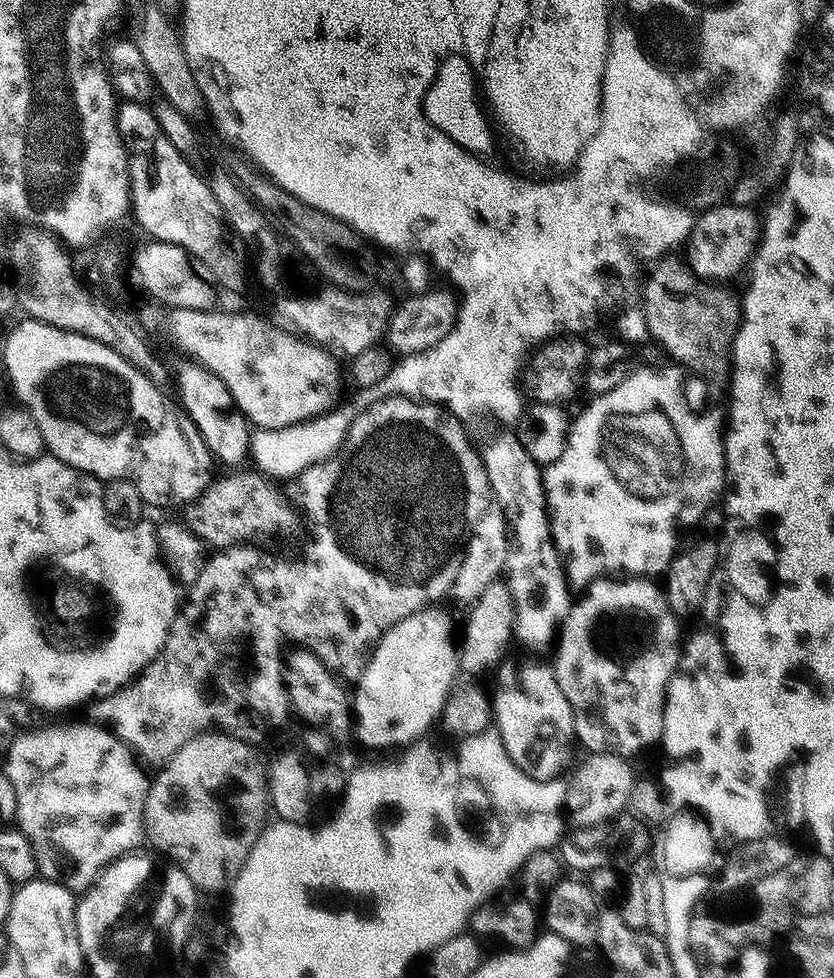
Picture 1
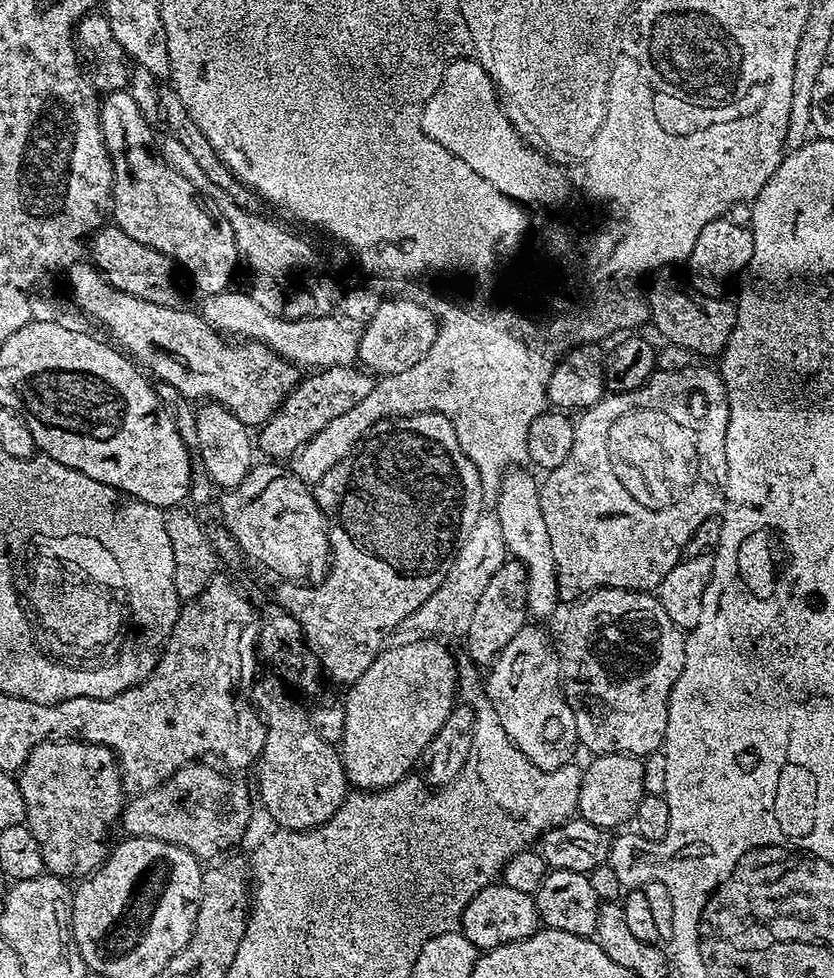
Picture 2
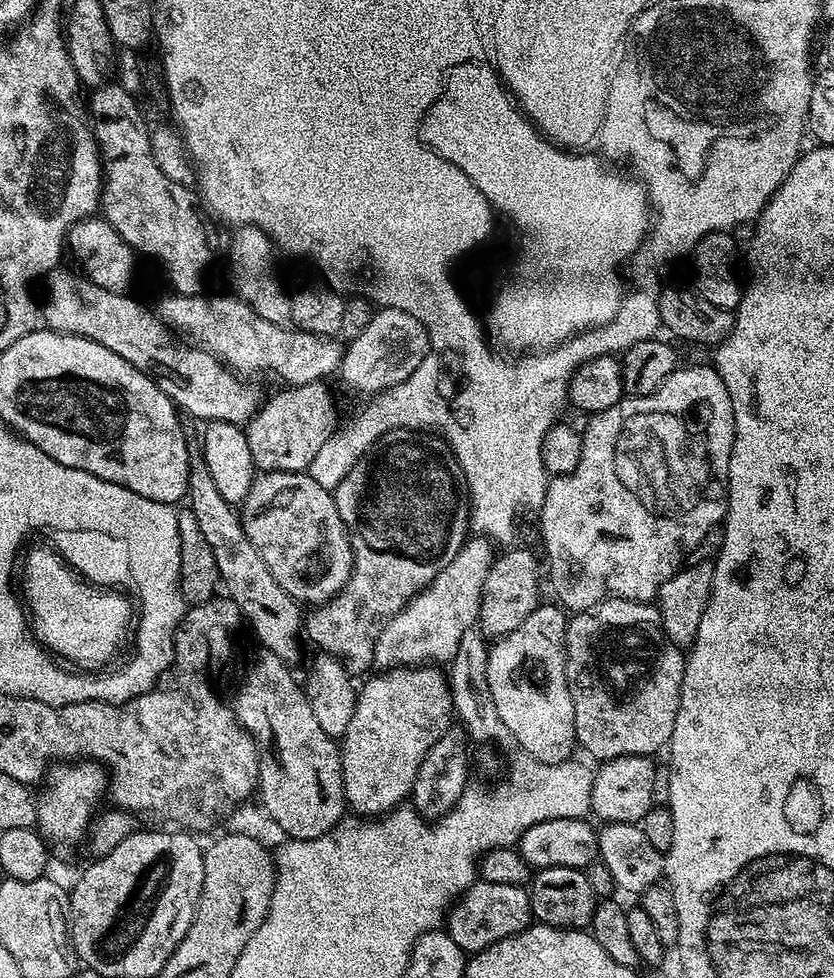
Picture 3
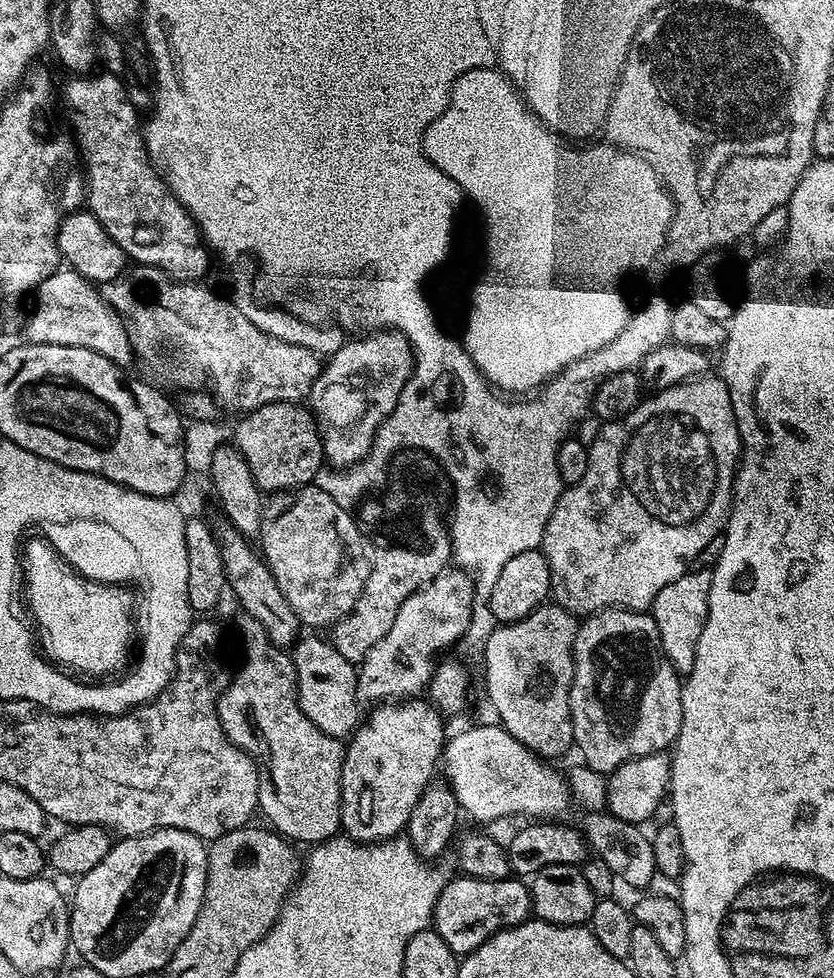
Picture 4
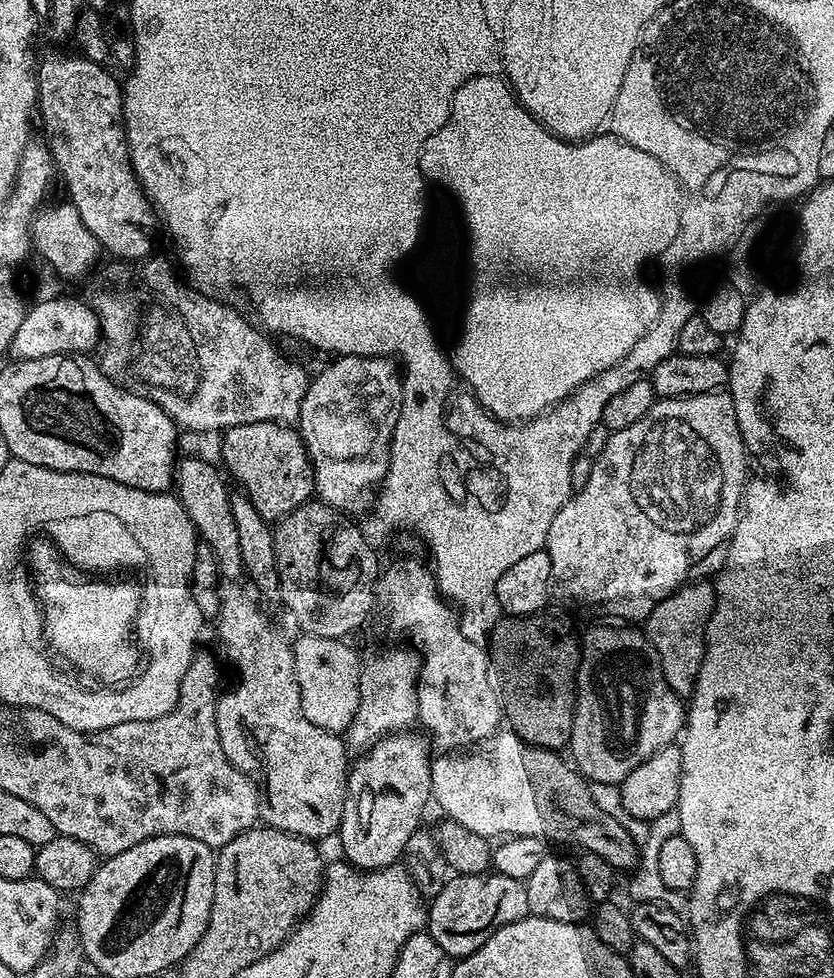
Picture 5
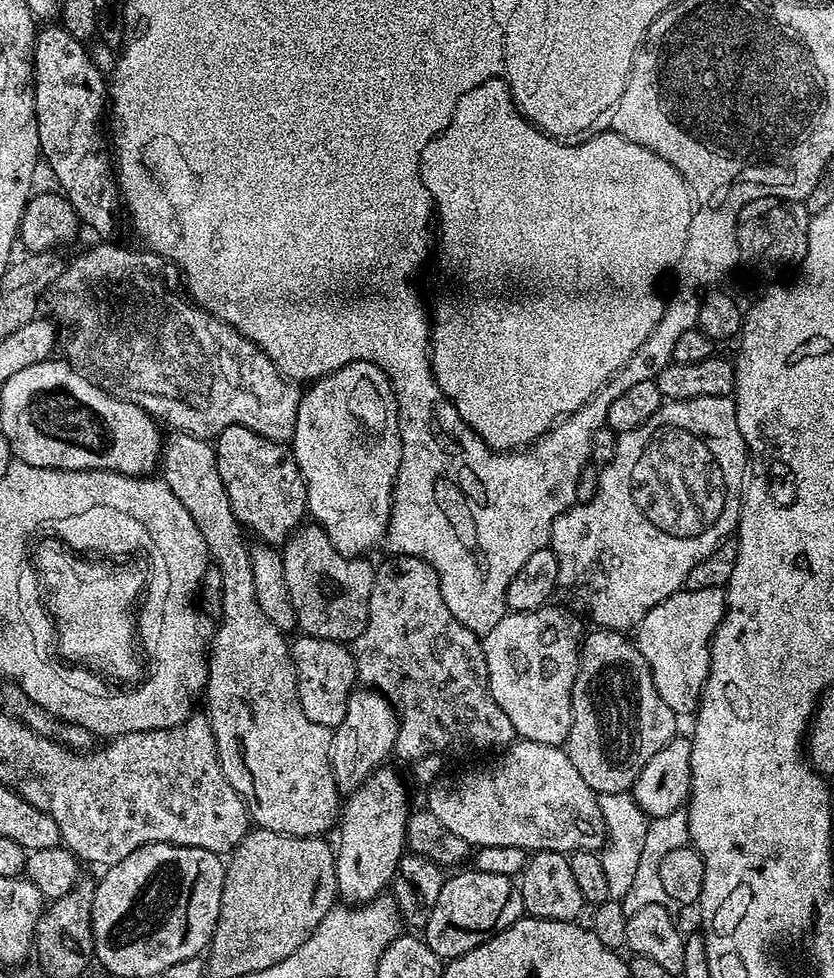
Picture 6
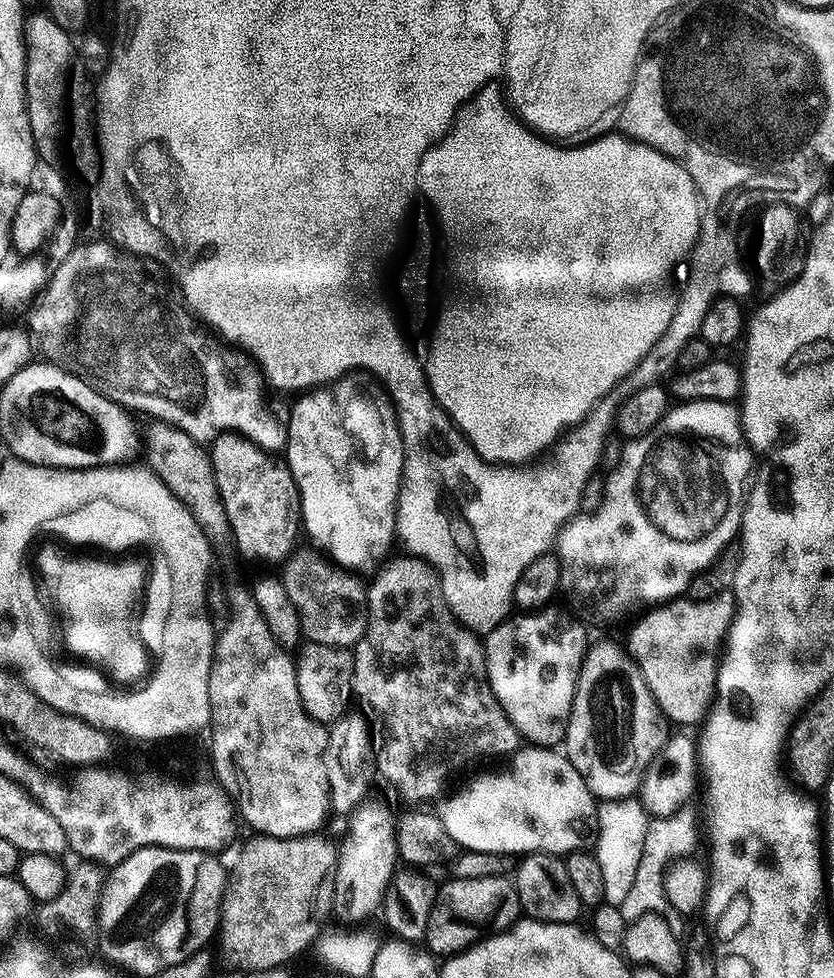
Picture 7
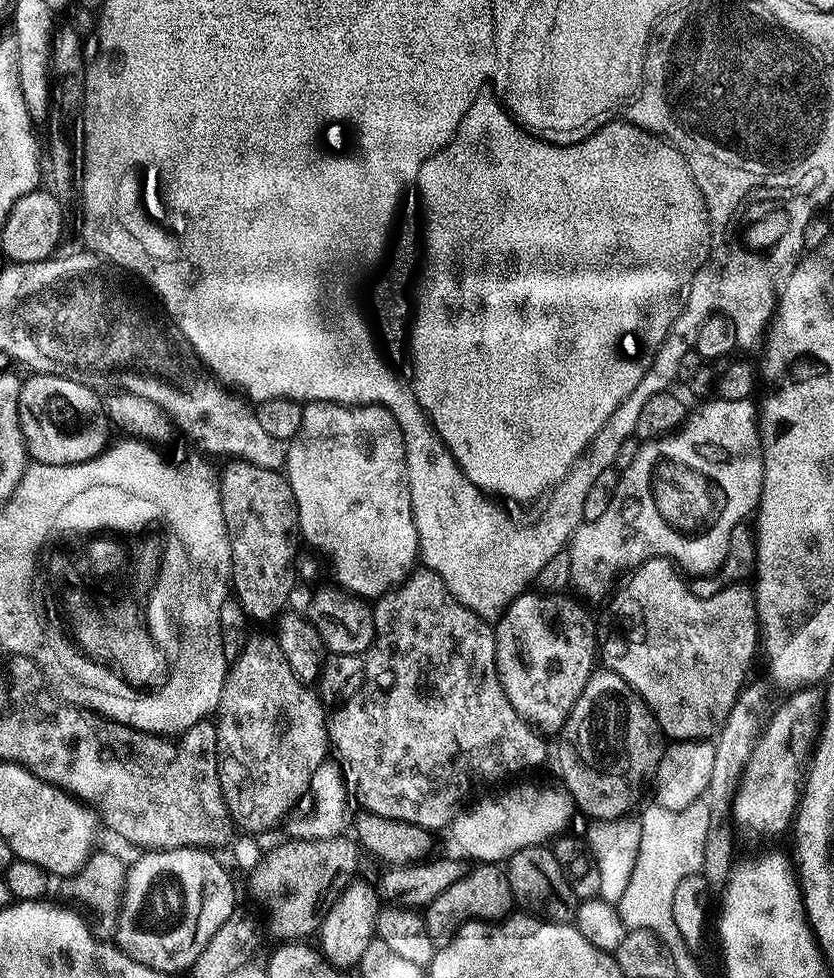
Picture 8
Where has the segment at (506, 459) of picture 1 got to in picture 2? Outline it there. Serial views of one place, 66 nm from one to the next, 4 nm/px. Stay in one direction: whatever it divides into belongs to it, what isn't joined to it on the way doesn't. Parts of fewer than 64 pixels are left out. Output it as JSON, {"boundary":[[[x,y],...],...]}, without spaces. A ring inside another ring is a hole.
{"boundary":[[[516,466],[504,473],[498,489],[500,501],[496,504],[494,515],[501,522],[507,551],[528,571],[526,602],[529,617],[540,618],[536,616],[550,615],[556,604],[561,603],[561,599],[556,581],[554,550],[550,546],[550,534],[546,534],[546,518],[542,518],[540,484],[530,473],[523,472],[524,470],[523,467]]]}

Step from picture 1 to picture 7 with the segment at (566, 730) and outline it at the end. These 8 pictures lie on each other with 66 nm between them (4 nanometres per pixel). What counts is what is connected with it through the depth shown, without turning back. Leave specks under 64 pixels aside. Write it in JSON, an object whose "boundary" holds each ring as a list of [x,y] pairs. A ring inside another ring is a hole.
{"boundary":[[[556,607],[509,615],[482,640],[492,693],[521,737],[532,746],[556,746],[563,741],[580,667],[590,647],[587,630],[570,613]]]}

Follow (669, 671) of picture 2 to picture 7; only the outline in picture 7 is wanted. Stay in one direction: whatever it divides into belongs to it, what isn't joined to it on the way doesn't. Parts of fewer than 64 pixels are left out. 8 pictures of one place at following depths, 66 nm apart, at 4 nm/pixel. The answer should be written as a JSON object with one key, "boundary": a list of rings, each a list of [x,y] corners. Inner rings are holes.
{"boundary":[[[593,643],[584,655],[580,677],[576,683],[572,713],[562,741],[562,748],[569,762],[578,770],[586,786],[600,802],[635,797],[644,780],[645,770],[662,750],[670,735],[669,721],[660,713],[656,700],[642,678],[640,668],[621,645],[620,648],[616,644]]]}

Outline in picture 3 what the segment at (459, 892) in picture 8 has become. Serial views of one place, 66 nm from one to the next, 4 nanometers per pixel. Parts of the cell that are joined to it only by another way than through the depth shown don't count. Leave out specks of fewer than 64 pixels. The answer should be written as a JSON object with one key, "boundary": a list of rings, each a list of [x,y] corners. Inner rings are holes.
{"boundary":[[[477,879],[465,892],[460,893],[458,899],[449,907],[446,917],[446,930],[454,942],[466,954],[475,954],[502,942],[502,938],[510,938],[522,930],[526,930],[533,923],[532,907],[528,897],[528,888],[521,885],[502,885],[497,882]]]}

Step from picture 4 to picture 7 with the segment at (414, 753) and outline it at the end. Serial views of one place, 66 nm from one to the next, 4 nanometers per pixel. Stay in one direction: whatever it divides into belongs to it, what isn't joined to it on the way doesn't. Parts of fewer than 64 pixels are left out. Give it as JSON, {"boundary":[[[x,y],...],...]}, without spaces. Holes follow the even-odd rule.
{"boundary":[[[364,802],[352,812],[348,821],[348,837],[344,848],[339,849],[336,860],[336,877],[332,910],[335,919],[340,919],[348,926],[360,926],[367,916],[381,911],[384,897],[389,895],[388,883],[396,872],[398,857],[396,850],[396,820],[394,813],[384,804]]]}

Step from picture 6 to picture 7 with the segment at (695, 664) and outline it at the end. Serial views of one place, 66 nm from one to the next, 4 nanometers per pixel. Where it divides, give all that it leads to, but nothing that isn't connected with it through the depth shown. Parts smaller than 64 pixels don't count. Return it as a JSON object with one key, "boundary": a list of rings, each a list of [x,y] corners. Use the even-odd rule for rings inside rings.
{"boundary":[[[727,591],[709,600],[672,598],[649,608],[652,609],[629,630],[627,651],[640,668],[642,678],[664,719],[673,725],[699,725],[707,717],[716,698],[716,669],[735,618],[736,598],[731,591]]]}

